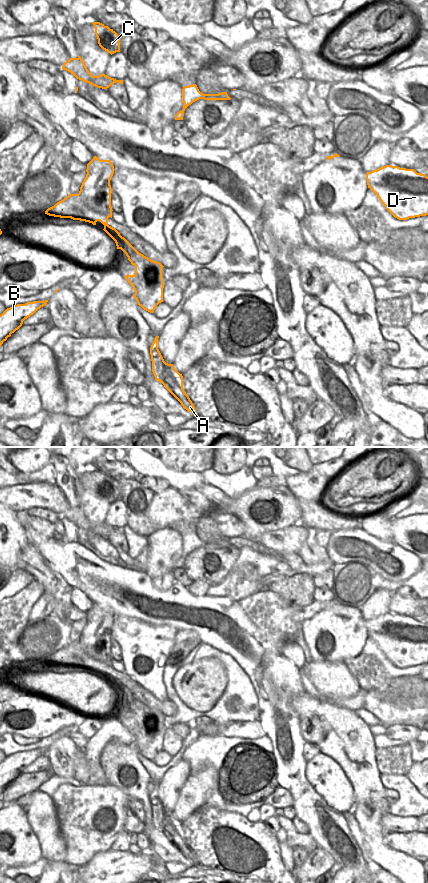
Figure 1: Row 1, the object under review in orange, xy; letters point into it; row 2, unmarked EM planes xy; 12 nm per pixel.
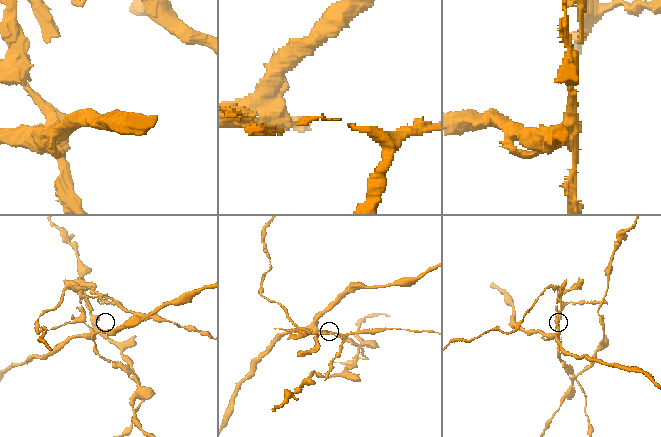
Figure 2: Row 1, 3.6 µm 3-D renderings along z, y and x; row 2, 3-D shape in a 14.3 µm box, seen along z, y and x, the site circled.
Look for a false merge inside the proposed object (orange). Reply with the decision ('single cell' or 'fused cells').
fused cells

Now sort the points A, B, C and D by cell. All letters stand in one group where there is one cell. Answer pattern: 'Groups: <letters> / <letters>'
Groups: A C D / B

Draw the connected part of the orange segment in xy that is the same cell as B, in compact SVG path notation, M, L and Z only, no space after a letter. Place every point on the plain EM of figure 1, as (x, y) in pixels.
M48 748L33 749L7 756L0 763L0 795L12 781L22 774L25 767L33 763L41 755L46 754L47 750Z

